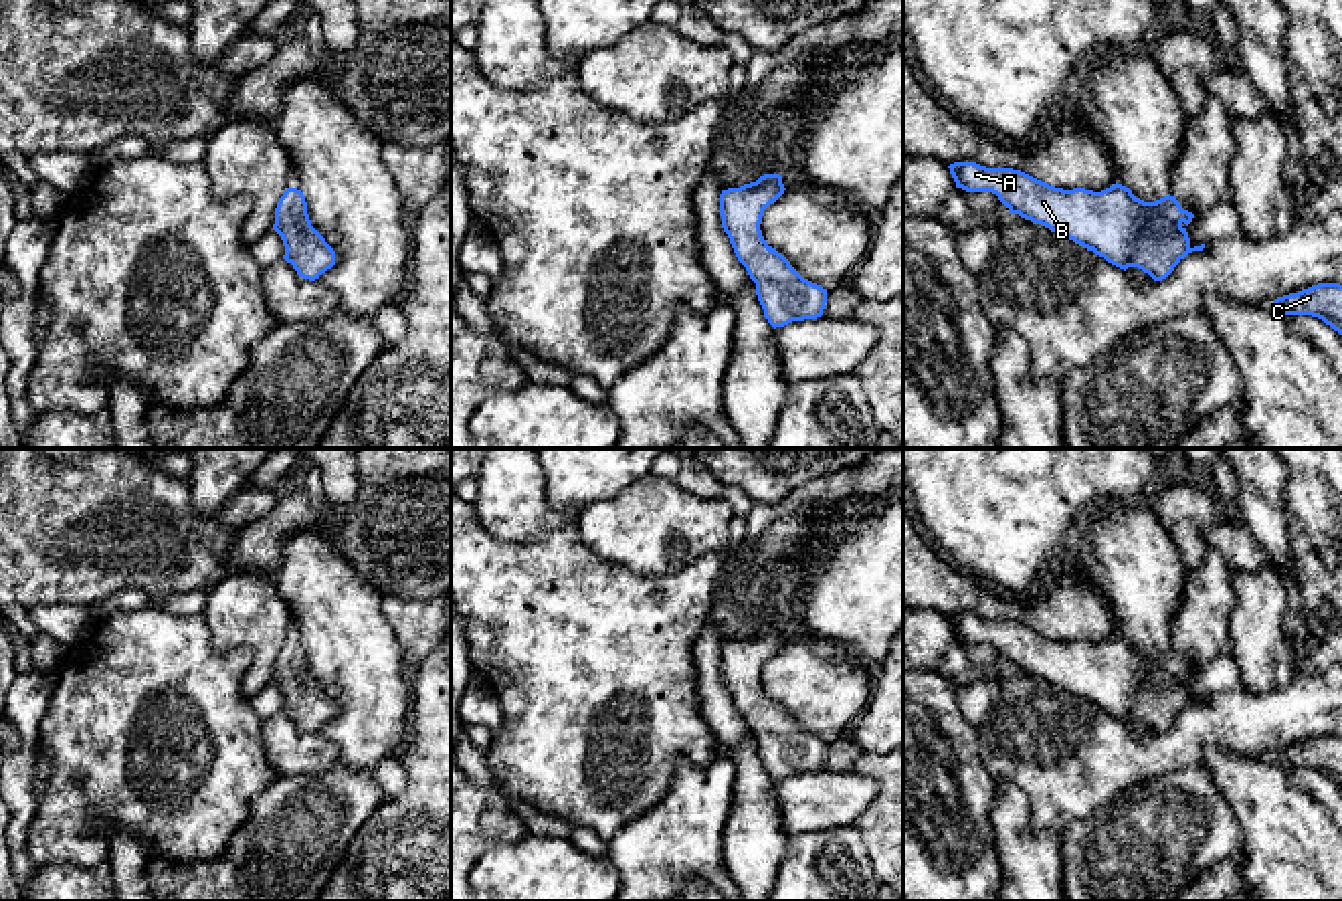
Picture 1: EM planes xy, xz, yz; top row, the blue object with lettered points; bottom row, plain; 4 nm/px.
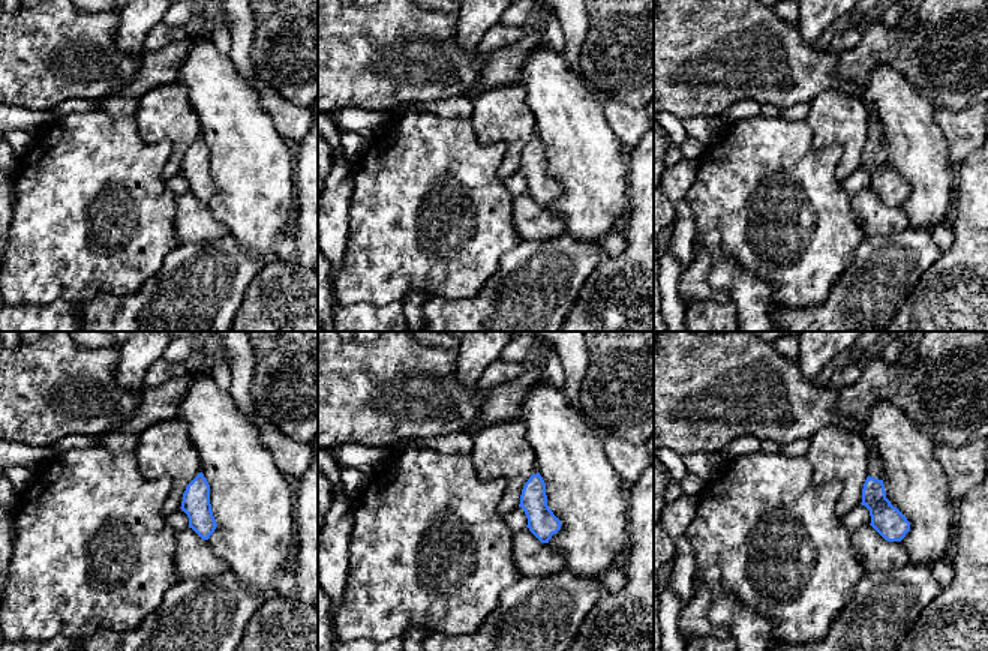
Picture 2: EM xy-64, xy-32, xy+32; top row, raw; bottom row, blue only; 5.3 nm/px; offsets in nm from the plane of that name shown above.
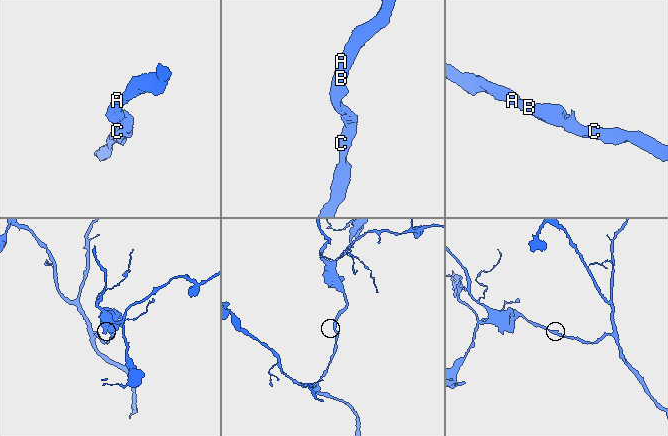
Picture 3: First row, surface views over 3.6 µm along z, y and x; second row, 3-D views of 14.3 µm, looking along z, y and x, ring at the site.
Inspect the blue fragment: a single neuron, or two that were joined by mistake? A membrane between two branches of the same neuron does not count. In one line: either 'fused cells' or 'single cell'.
single cell

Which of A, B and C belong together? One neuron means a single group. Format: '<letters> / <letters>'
A B C

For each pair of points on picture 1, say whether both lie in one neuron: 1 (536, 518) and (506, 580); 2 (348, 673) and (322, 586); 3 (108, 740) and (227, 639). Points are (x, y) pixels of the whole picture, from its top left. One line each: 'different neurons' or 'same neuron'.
1: different neurons
2: same neuron
3: different neurons

